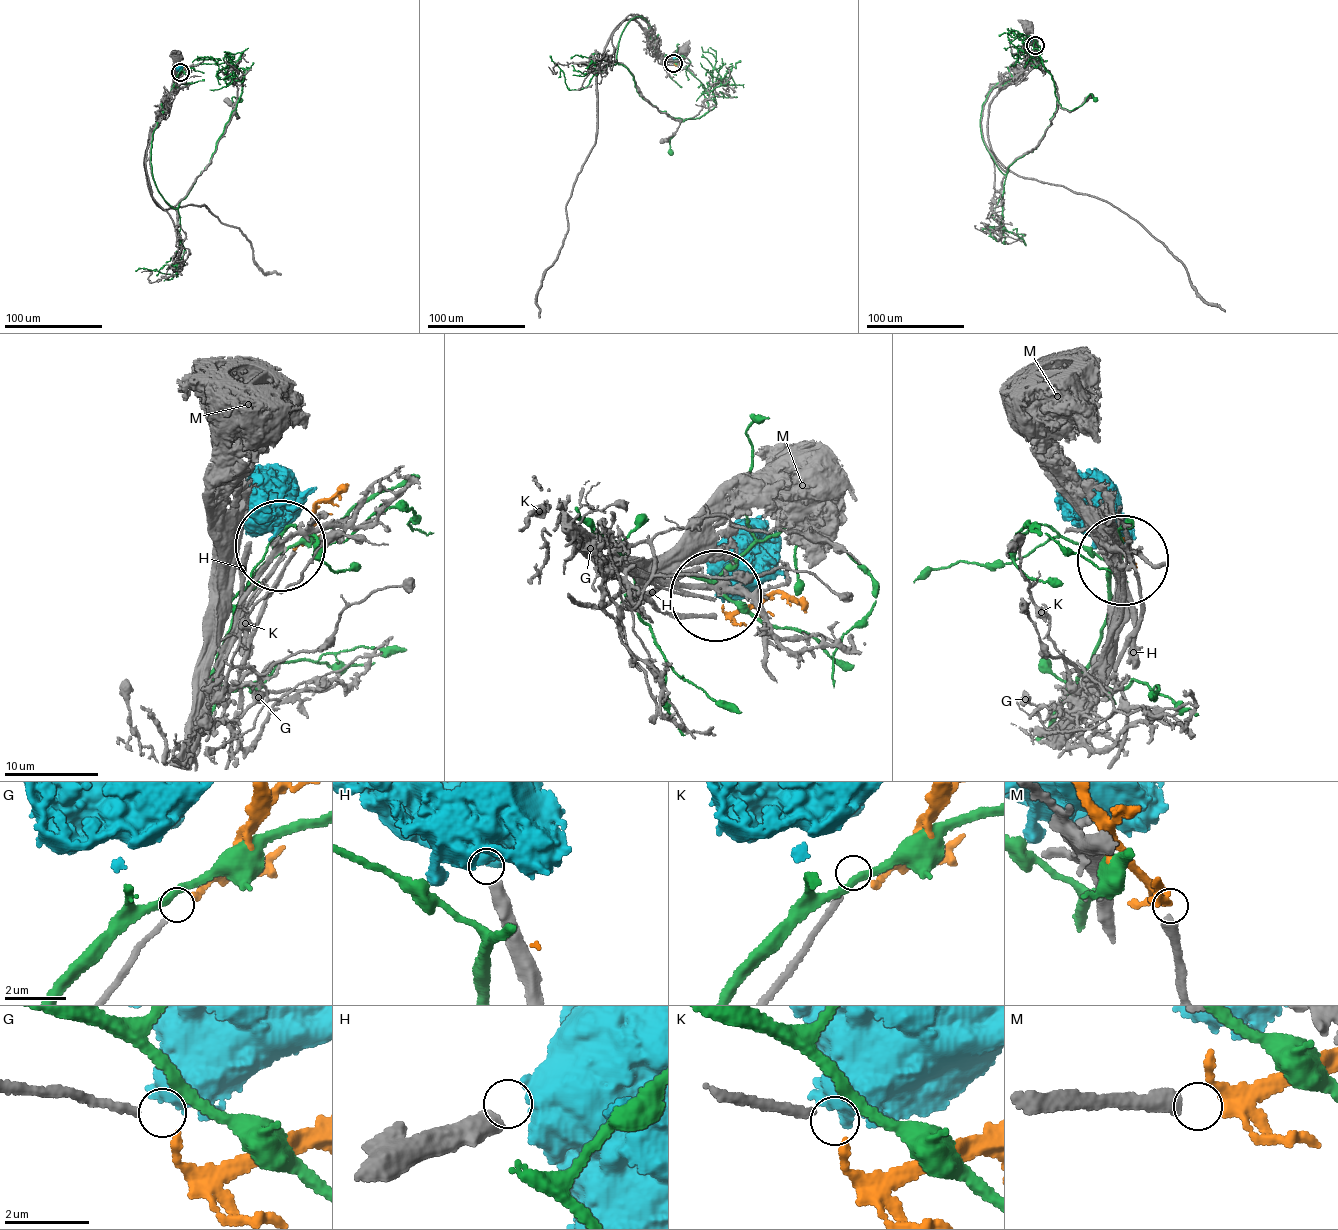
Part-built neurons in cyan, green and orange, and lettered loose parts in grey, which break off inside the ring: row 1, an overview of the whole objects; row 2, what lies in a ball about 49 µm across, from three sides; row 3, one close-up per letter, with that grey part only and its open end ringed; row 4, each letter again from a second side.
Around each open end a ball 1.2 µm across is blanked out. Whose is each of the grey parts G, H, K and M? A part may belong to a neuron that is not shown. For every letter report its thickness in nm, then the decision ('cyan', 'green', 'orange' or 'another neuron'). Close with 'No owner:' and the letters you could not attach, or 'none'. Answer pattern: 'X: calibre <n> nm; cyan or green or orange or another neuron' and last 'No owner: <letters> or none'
G: calibre 160 nm; another neuron
H: calibre 480 nm; cyan
K: calibre 170 nm; another neuron
M: calibre 320 nm; orange
No owner: G, K

